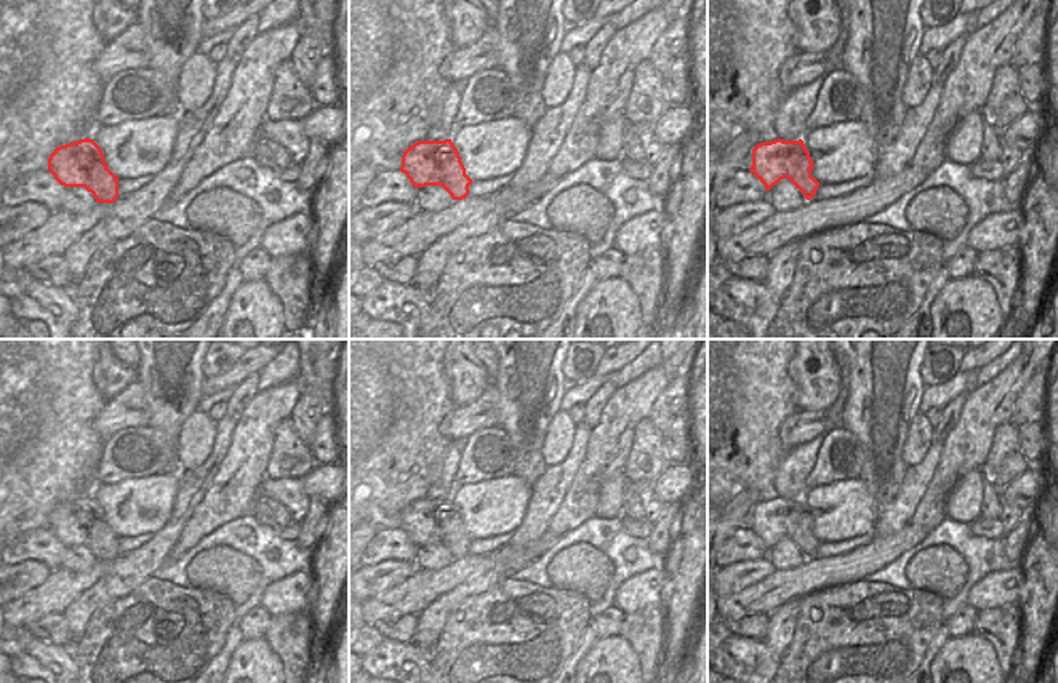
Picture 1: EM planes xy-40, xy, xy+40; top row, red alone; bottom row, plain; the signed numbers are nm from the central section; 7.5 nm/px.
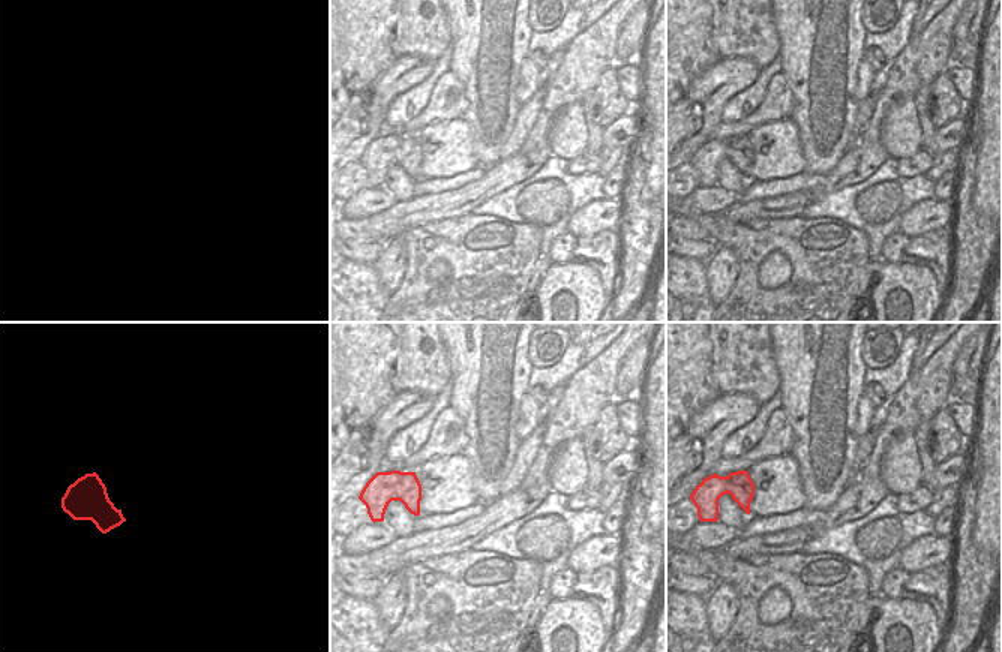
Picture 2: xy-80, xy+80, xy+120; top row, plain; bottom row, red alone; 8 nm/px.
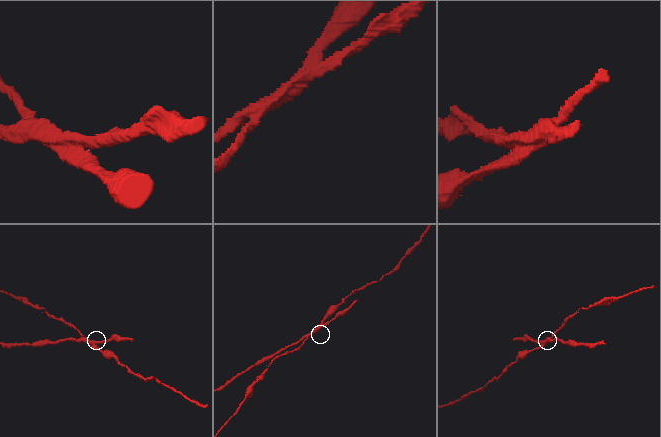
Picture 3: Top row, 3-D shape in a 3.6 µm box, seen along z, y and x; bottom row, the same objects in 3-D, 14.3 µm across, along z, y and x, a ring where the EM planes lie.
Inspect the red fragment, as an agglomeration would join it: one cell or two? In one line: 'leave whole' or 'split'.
split

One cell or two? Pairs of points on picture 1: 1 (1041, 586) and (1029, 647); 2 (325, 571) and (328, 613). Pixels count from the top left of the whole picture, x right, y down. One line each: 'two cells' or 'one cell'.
1: one cell
2: one cell

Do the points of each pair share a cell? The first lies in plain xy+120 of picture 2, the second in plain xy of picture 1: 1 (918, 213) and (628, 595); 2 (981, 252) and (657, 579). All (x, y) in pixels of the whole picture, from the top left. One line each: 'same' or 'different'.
1: same
2: different

